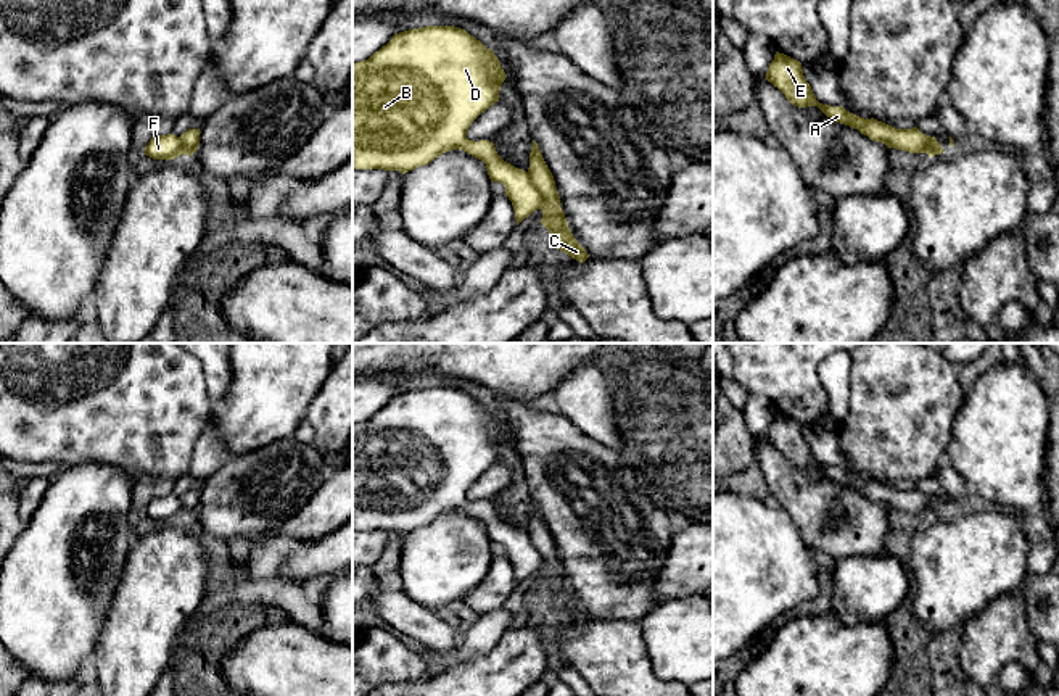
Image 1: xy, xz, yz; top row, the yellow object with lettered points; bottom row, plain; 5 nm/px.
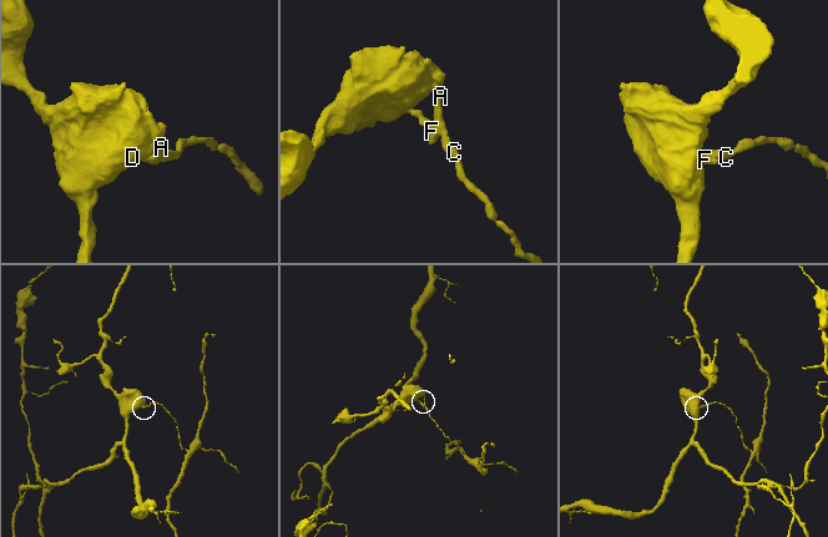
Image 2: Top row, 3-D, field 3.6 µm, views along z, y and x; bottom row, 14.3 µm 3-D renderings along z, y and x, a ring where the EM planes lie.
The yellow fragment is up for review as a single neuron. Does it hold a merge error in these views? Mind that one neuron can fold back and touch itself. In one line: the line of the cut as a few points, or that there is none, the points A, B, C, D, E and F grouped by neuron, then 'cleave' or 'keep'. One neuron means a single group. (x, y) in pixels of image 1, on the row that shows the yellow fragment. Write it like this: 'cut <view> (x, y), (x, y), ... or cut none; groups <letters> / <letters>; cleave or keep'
cut xz (527, 173), (539, 192), (543, 208); groups A C E / B D F; cleave

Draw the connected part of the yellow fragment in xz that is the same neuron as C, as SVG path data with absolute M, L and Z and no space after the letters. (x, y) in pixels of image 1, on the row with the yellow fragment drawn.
M533 140L530 153L528 176L533 185L541 192L542 219L541 224L549 230L557 250L567 253L573 259L584 263L589 255L573 237L565 213L560 208L560 197L555 187L554 176L547 168L538 143Z

